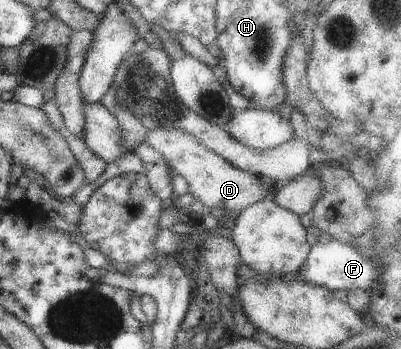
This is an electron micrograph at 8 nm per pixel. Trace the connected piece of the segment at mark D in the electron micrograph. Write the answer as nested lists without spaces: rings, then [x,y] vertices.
[[[175,127],[164,128],[161,131],[150,132],[146,142],[163,157],[167,166],[174,173],[186,179],[189,193],[196,200],[200,200],[205,206],[210,207],[216,214],[229,211],[240,214],[247,207],[253,206],[267,197],[272,197],[272,195],[266,195],[271,184],[268,180],[236,168],[222,156],[211,152],[200,143],[200,140],[196,139],[196,136],[188,135],[188,132]]]

